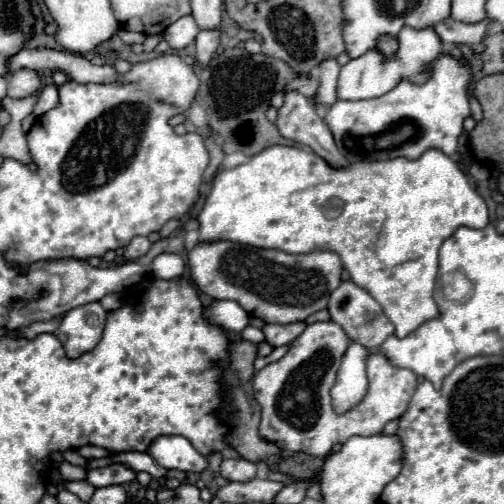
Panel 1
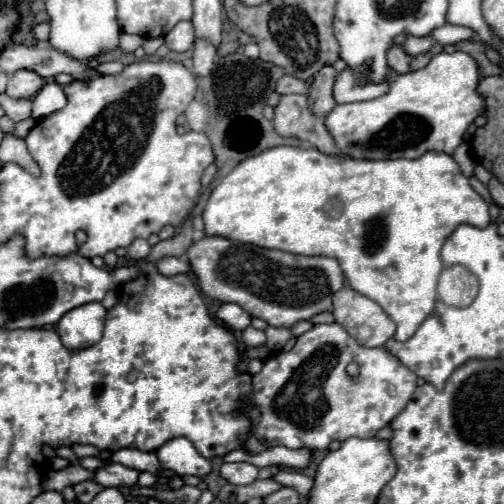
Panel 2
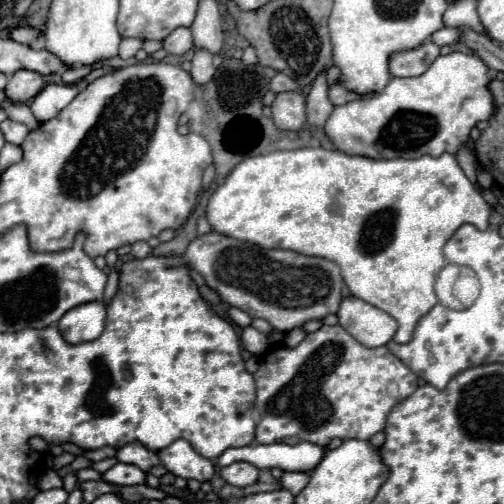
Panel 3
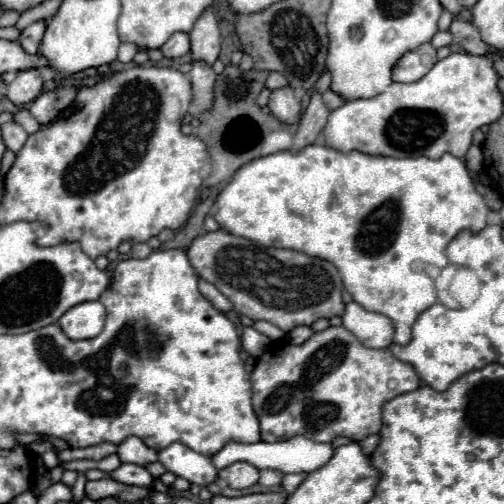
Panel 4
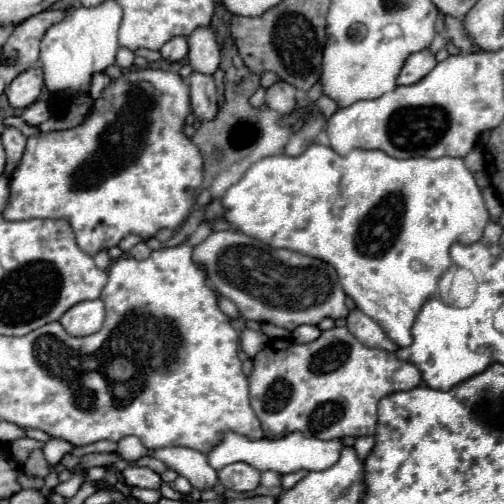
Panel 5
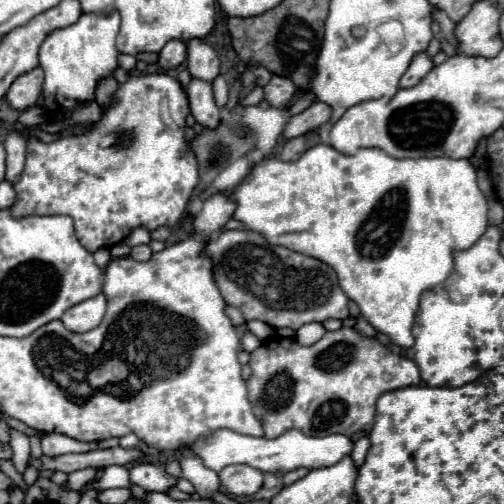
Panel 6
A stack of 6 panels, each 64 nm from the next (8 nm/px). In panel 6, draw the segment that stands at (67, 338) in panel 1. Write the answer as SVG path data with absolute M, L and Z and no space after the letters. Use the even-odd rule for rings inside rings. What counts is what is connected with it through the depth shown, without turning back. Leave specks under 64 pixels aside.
M102 294L88 298L76 306L72 306L68 312L64 312L62 322L70 332L82 334L92 328L96 328L102 322L102 316L106 312L106 298Z

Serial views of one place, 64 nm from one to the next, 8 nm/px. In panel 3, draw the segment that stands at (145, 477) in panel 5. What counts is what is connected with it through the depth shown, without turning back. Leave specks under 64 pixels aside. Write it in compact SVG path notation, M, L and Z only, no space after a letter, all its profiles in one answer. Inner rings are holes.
M116 462L110 470L106 470L106 472L102 474L102 480L108 482L108 484L114 484L114 486L144 484L144 478L146 478L146 474L144 474L138 466L122 464L122 462Z

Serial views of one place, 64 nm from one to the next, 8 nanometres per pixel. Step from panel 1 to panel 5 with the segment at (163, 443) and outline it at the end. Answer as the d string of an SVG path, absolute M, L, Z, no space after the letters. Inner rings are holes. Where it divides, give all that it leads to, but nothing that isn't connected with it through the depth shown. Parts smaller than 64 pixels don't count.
M168 446L154 452L158 460L162 460L168 468L176 470L180 476L186 476L190 484L198 490L212 488L218 482L216 470L208 464L206 456L198 450L184 446Z

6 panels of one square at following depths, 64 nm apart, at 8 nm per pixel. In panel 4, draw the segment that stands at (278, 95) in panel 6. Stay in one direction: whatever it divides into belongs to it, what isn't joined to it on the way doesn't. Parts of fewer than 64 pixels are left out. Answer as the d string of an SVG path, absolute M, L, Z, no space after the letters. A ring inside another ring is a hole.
M290 86L274 90L270 94L268 108L270 108L272 116L284 124L298 124L300 122L302 106L300 106L300 100L294 96L294 90Z

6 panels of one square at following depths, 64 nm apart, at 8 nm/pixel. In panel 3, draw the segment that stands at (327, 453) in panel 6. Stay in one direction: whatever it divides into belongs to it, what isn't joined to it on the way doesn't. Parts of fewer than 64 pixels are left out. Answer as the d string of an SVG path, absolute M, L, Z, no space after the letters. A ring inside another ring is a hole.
M300 442L296 446L290 444L252 444L242 448L228 448L216 462L220 466L228 466L234 462L250 462L260 470L280 468L284 472L306 472L316 468L316 464L324 458L324 448Z

